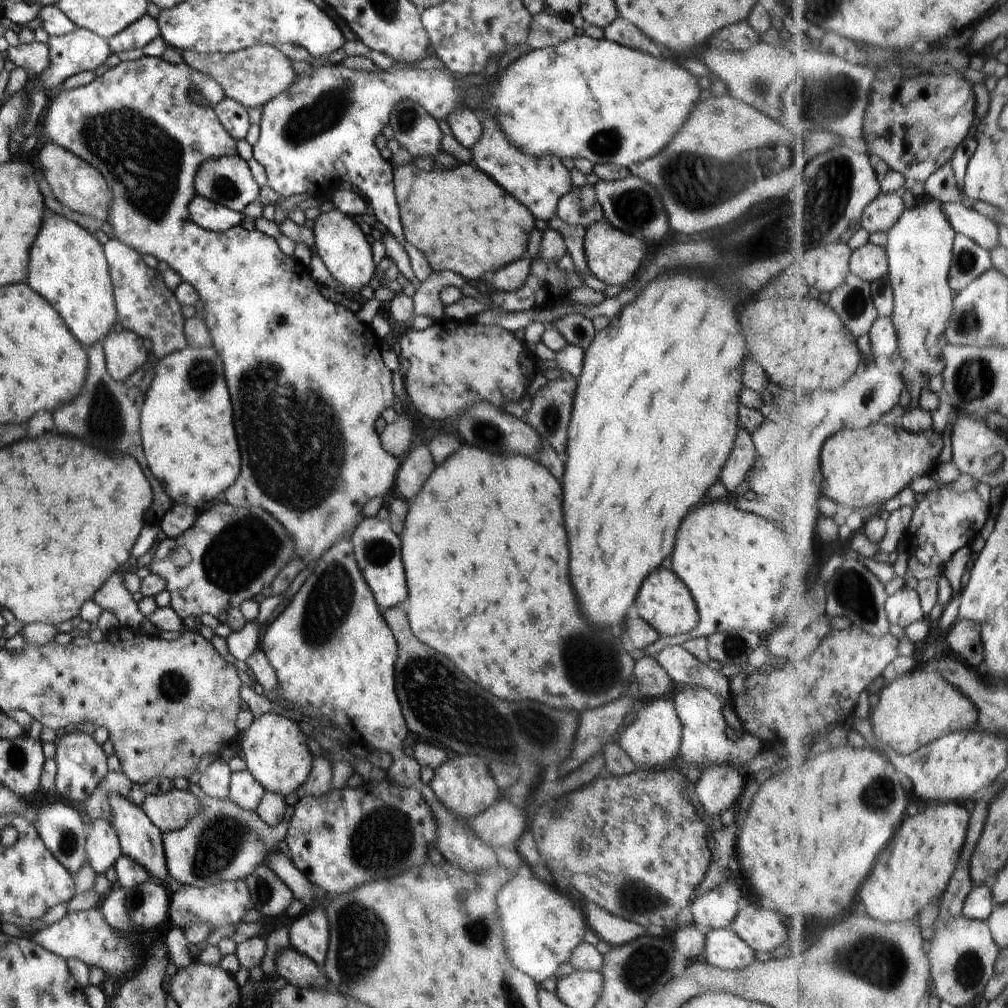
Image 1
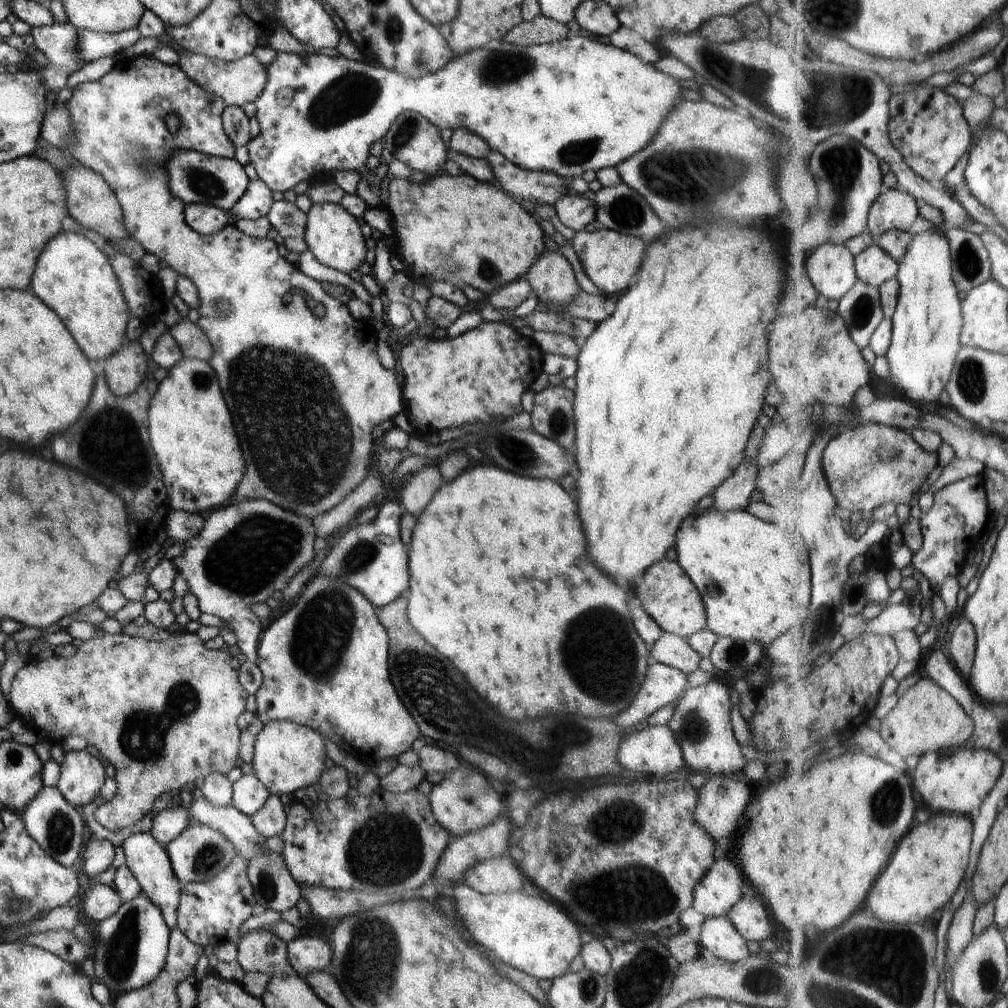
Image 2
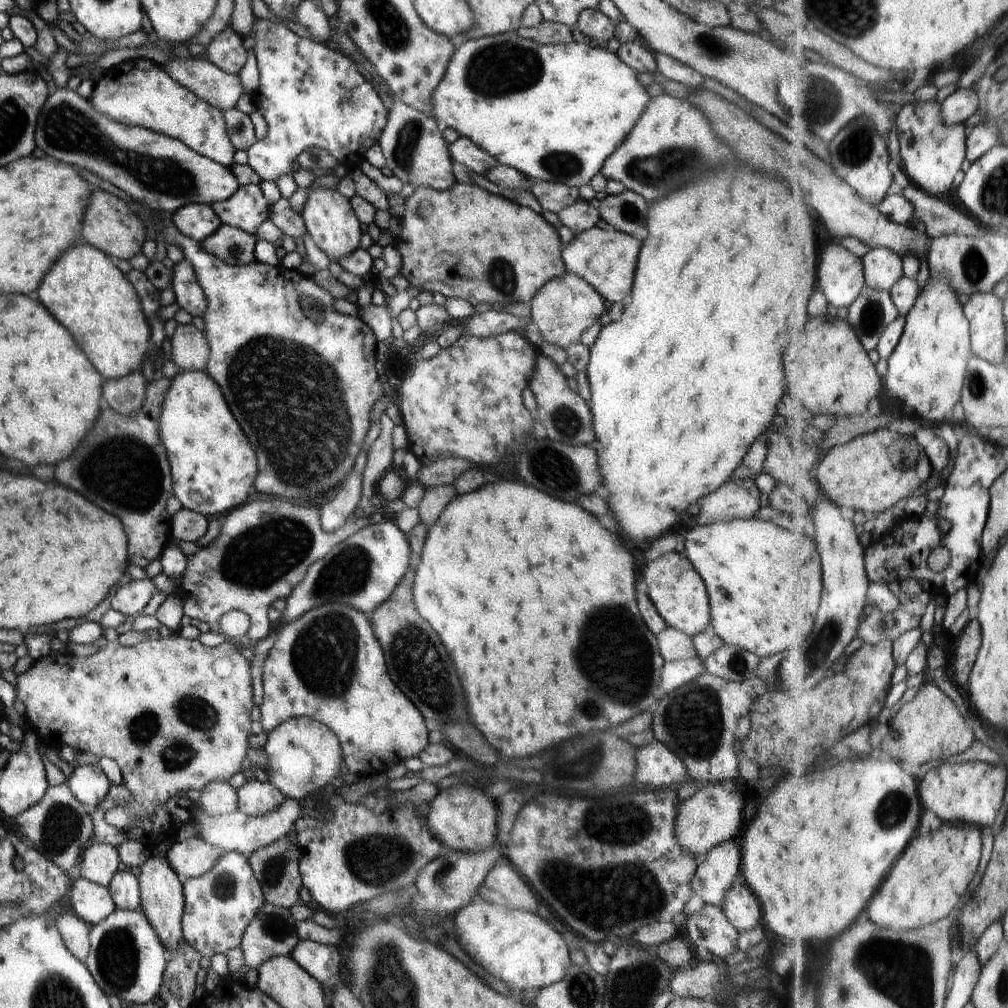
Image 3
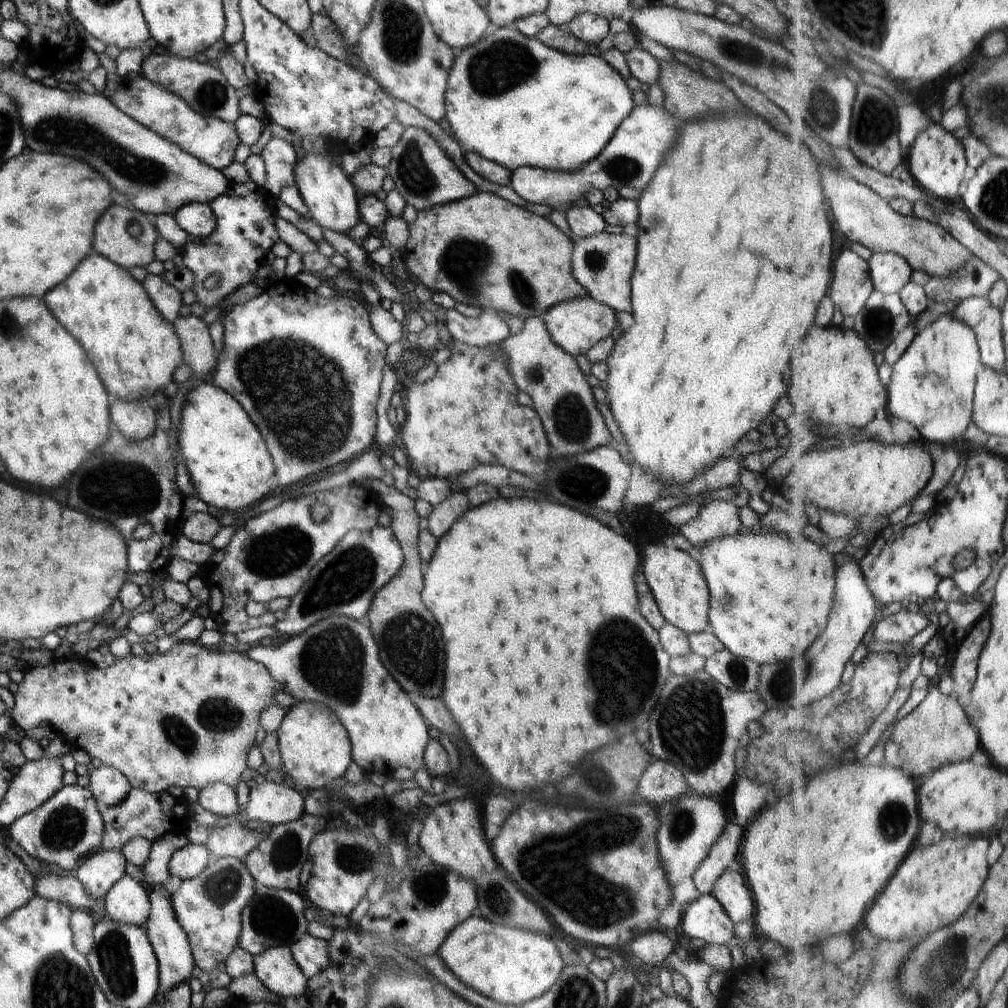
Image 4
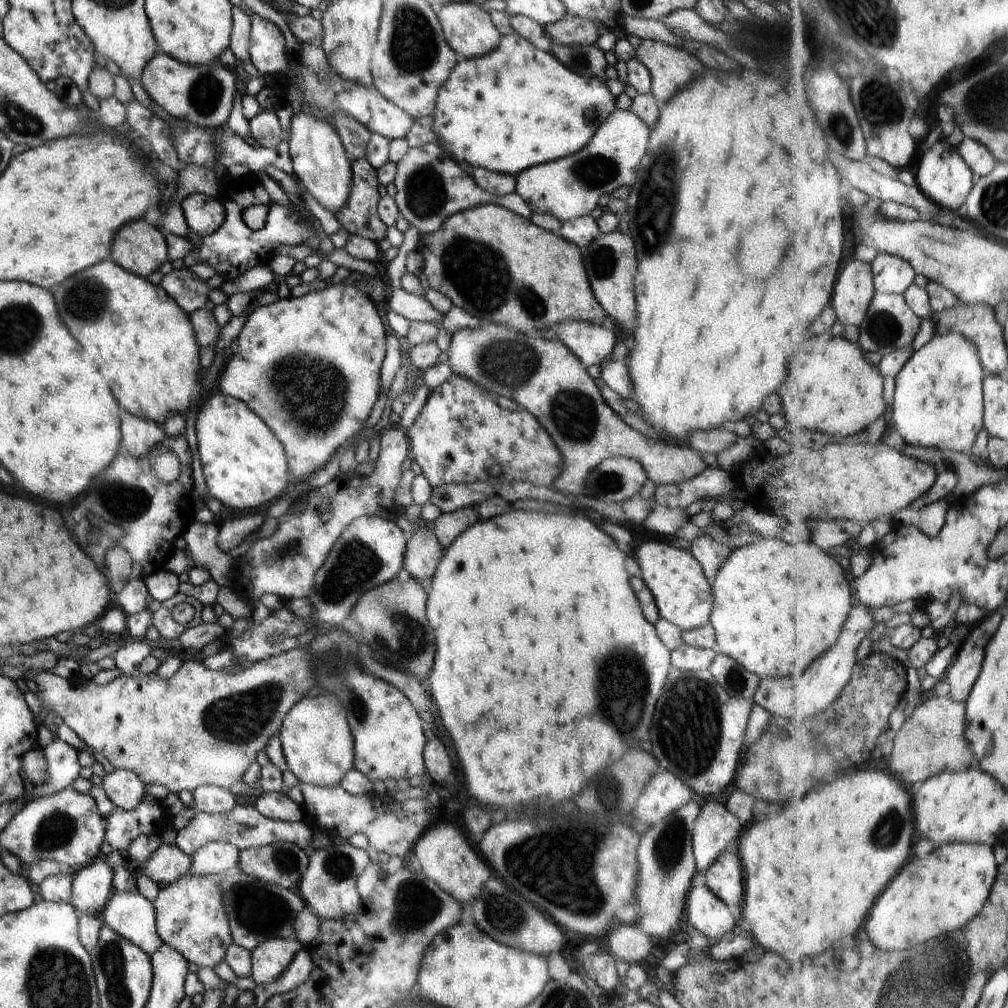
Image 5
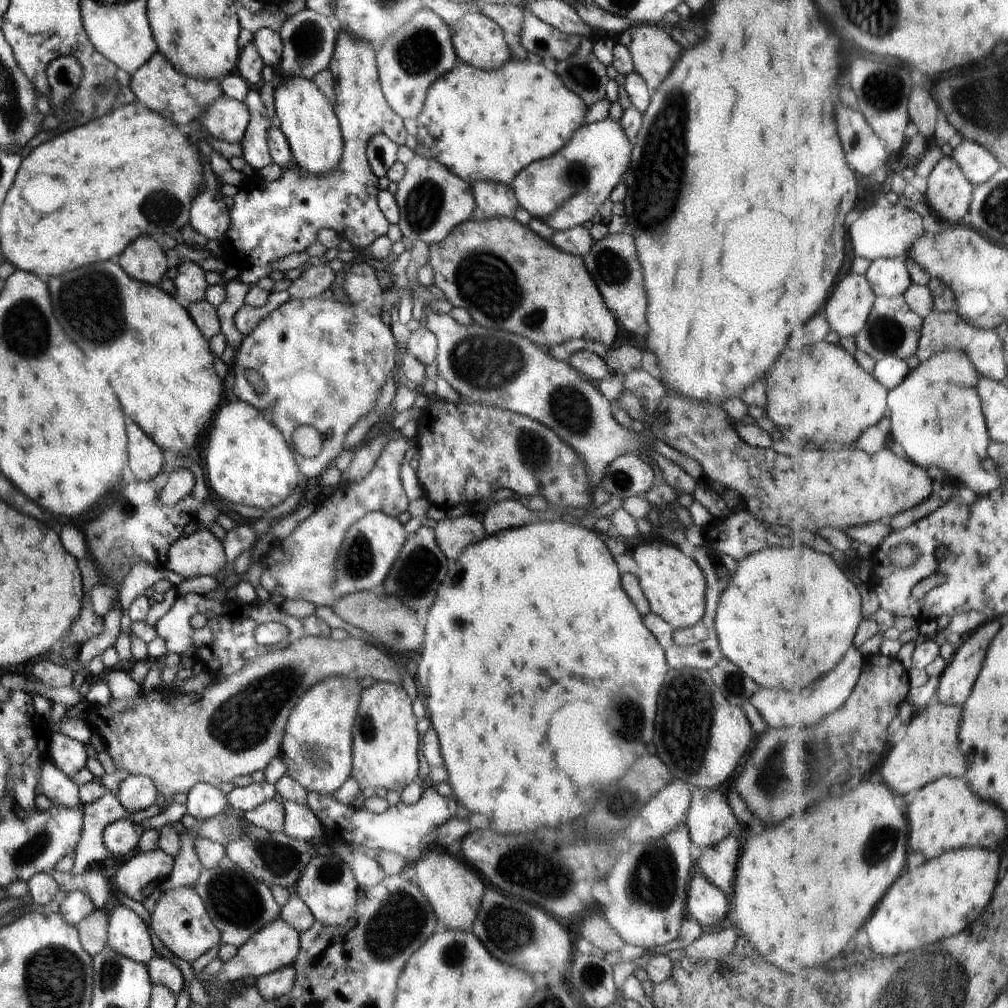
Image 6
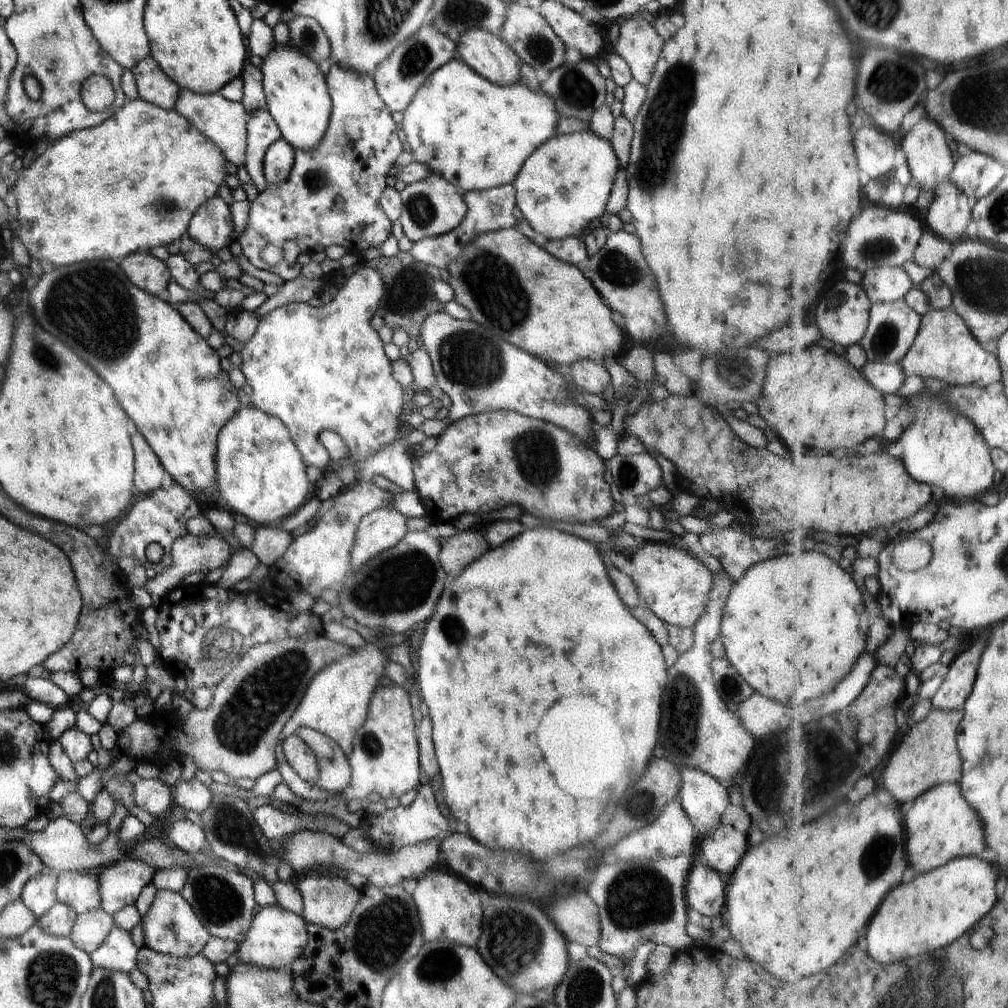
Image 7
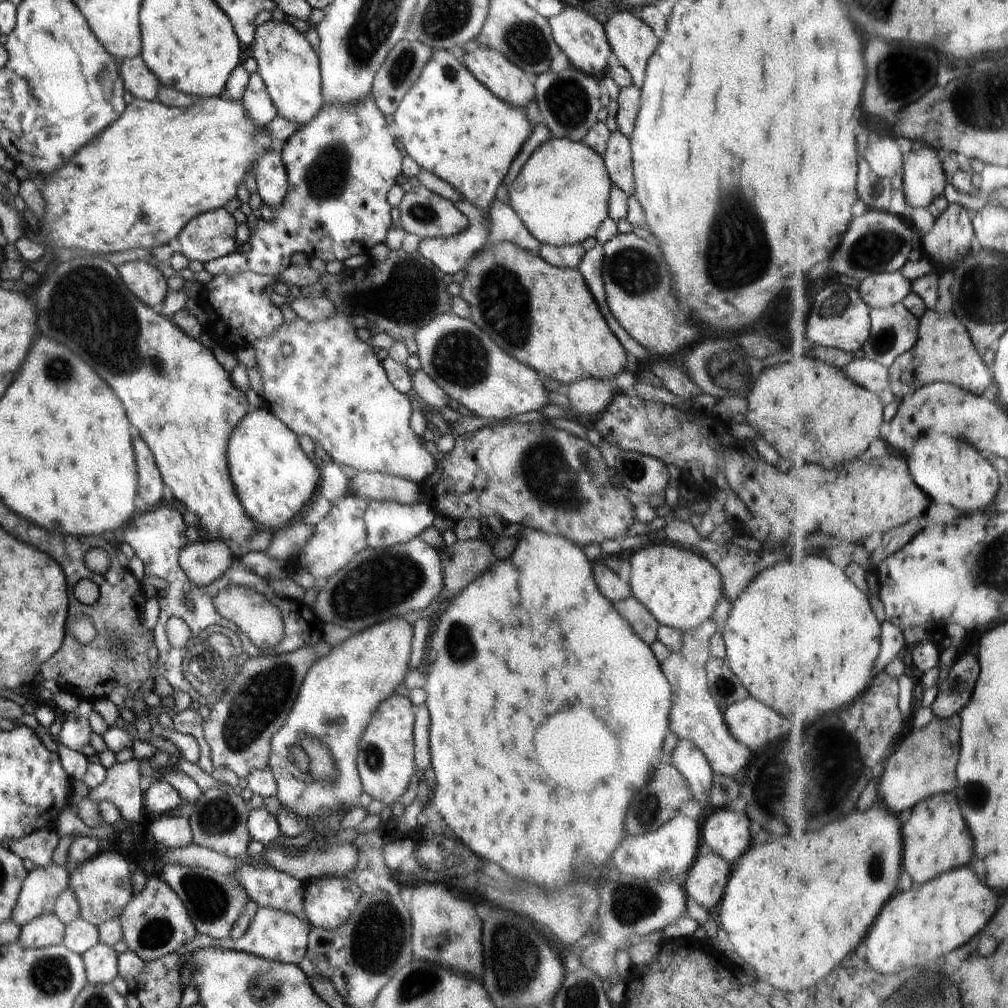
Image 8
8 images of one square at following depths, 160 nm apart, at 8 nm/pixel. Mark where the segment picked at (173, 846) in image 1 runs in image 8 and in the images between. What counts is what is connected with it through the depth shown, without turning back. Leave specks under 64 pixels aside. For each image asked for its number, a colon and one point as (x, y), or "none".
2: (200, 852)
3: (191, 858)
4: (188, 862)
5: (165, 865)
6: (140, 874)
7: (120, 883)
8: (102, 887)

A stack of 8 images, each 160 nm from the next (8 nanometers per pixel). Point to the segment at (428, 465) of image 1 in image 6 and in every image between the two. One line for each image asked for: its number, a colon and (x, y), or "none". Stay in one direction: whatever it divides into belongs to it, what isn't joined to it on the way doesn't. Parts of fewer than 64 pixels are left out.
2: (420, 488)
3: (435, 500)
4: (444, 515)
5: (448, 526)
6: (452, 535)

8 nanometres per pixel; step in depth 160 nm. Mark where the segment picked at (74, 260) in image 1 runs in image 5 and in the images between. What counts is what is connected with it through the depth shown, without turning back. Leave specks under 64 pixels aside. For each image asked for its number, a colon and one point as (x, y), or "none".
2: (74, 278)
3: (85, 290)
4: (135, 350)
5: (144, 343)

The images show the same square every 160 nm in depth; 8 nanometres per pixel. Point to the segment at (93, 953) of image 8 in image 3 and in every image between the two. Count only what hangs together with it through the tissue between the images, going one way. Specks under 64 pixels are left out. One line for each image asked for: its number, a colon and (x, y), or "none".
3: (124, 887)
4: (127, 902)
5: (131, 915)
6: (128, 935)
7: (118, 953)

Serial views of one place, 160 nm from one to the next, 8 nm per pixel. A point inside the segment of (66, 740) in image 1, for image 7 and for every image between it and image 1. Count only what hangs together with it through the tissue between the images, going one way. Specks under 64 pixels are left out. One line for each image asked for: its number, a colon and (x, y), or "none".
2: (82, 775)
3: (89, 784)
4: (108, 785)
5: (123, 787)
6: (137, 792)
7: (152, 795)

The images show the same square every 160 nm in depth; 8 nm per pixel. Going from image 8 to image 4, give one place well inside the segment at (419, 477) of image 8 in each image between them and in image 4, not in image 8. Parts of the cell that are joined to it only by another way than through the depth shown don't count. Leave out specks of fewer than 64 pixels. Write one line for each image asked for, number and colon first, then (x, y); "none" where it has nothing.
4: (330, 416)
5: (309, 366)
6: (324, 363)
7: (320, 368)

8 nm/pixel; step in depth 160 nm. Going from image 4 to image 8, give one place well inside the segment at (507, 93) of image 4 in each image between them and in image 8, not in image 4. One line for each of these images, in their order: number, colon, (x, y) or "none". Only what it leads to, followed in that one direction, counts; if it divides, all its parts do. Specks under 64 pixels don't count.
5: (518, 106)
6: (483, 125)
7: (476, 134)
8: (452, 125)

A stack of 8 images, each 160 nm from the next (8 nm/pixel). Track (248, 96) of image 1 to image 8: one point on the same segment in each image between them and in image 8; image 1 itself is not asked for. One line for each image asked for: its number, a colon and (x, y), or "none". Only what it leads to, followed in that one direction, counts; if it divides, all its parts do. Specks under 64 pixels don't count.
2: (241, 81)
3: (219, 89)
4: (204, 87)
5: (203, 95)
6: (156, 84)
7: (153, 85)
8: (137, 78)

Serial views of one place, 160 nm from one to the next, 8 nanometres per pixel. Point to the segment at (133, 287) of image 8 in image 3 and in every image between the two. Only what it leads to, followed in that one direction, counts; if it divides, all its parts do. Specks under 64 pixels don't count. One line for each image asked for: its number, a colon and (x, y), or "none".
3: (110, 225)
4: (126, 236)
5: (138, 247)
6: (143, 259)
7: (146, 272)

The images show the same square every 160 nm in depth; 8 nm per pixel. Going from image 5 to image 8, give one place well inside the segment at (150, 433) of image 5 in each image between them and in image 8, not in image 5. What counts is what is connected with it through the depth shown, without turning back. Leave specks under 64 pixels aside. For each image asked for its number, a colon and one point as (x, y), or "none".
6: (146, 459)
7: (148, 474)
8: (150, 484)

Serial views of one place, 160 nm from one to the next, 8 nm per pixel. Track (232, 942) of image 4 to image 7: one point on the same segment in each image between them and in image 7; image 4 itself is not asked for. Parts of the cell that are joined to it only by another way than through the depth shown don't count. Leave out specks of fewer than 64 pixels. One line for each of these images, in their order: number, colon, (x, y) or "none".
5: (190, 915)
6: (181, 926)
7: (170, 927)

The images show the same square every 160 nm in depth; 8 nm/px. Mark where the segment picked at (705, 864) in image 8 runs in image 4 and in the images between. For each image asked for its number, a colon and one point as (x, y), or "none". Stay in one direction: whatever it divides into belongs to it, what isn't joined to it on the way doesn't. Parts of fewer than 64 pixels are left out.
4: (705, 918)
5: (706, 913)
6: (705, 902)
7: (705, 890)

